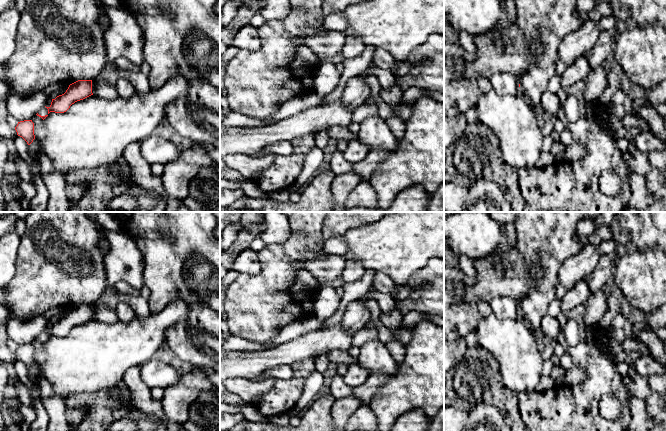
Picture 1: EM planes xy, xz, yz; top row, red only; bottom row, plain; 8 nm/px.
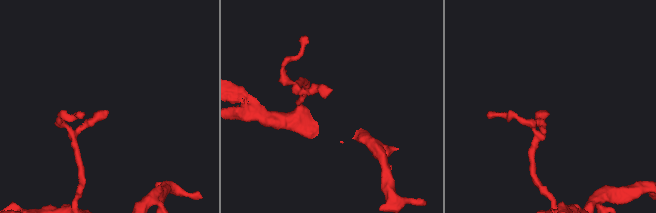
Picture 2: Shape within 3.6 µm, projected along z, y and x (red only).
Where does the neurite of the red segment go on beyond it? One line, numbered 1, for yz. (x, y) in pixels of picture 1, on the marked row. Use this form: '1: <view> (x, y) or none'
1: none

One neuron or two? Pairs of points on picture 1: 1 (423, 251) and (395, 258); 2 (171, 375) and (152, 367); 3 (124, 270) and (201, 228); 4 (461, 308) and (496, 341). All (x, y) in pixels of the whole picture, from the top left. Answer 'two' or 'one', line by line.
1: one
2: one
3: two
4: two

